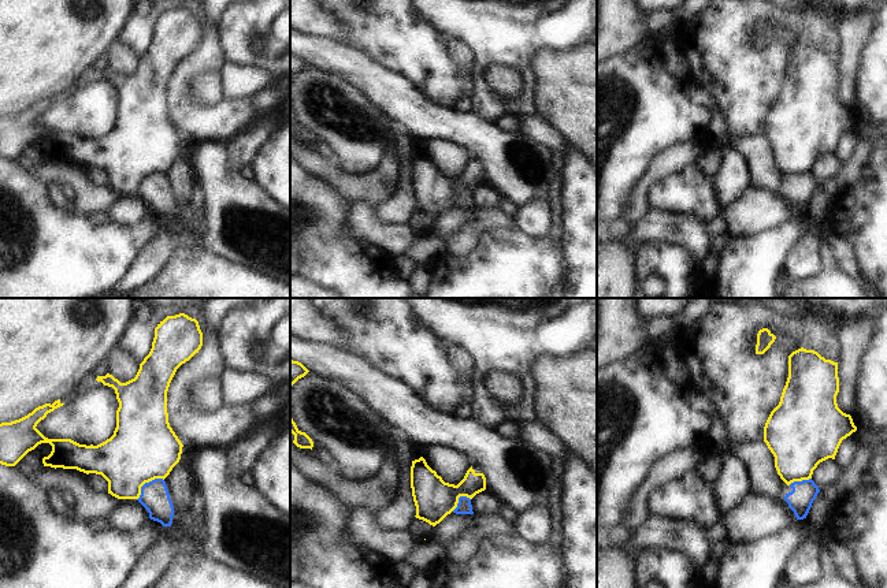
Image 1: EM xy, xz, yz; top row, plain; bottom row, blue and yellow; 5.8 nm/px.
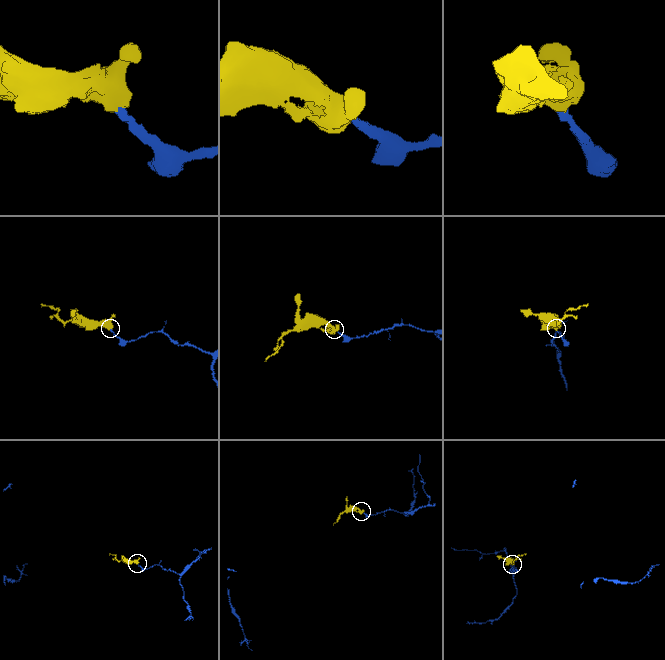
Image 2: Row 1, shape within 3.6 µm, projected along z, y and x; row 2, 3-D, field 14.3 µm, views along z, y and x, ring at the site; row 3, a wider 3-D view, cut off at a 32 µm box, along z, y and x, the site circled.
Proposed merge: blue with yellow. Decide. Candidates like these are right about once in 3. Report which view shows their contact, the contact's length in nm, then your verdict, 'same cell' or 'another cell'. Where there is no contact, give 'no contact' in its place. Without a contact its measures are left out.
meets blue in xy; contact 200 nm long; another cell

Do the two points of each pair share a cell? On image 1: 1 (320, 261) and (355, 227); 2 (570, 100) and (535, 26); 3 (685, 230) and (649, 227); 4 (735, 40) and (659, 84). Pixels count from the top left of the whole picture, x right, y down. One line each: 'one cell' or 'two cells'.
1: two cells
2: two cells
3: one cell
4: two cells

